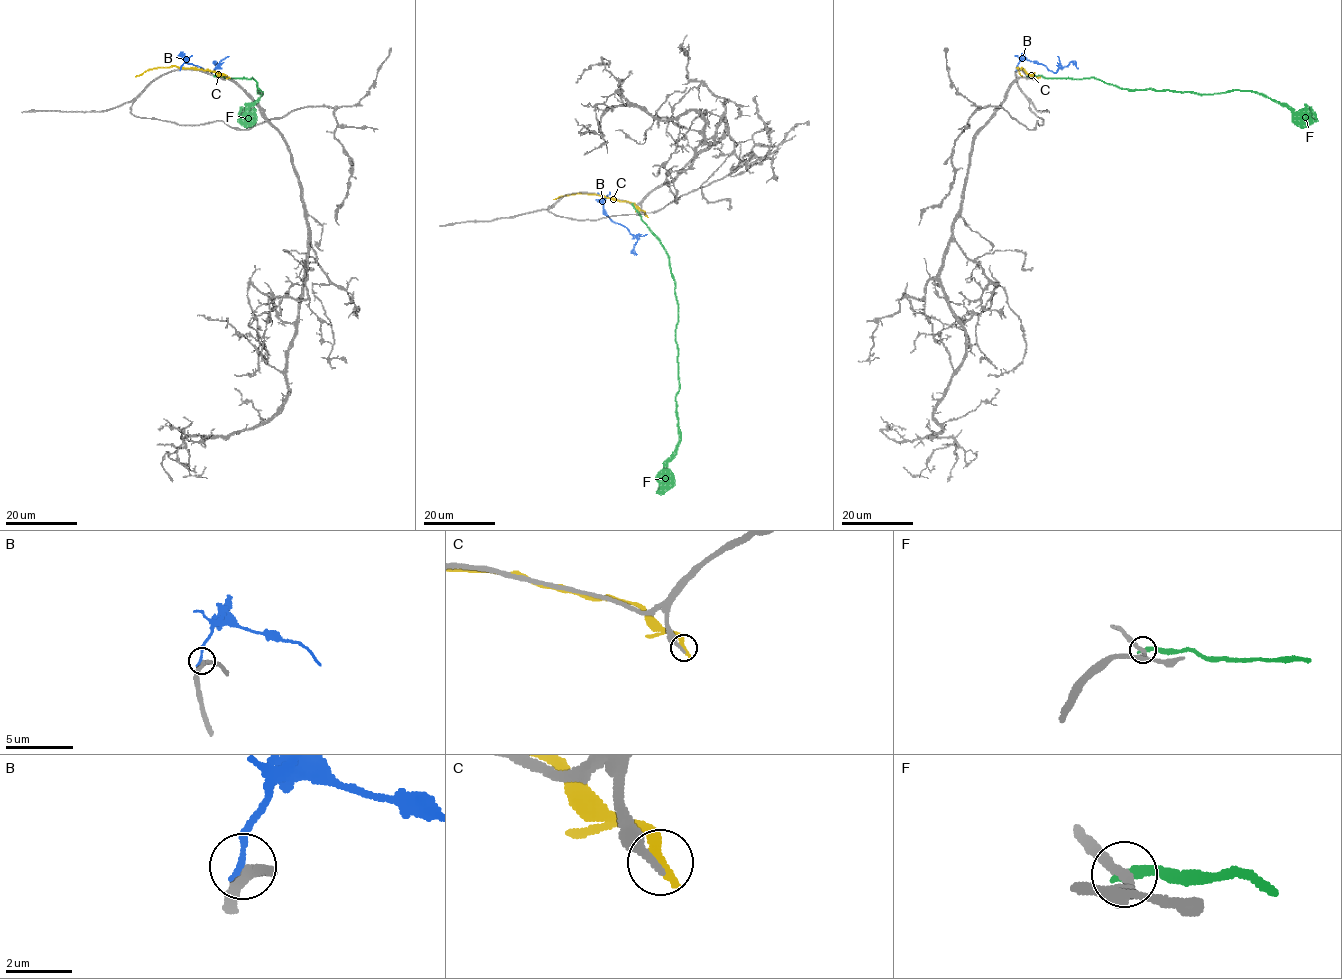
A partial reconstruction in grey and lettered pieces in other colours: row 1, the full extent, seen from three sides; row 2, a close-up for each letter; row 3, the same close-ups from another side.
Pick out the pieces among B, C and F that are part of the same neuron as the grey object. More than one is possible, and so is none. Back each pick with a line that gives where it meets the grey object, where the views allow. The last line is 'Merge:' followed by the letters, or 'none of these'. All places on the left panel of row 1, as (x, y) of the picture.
Merge: none of these

